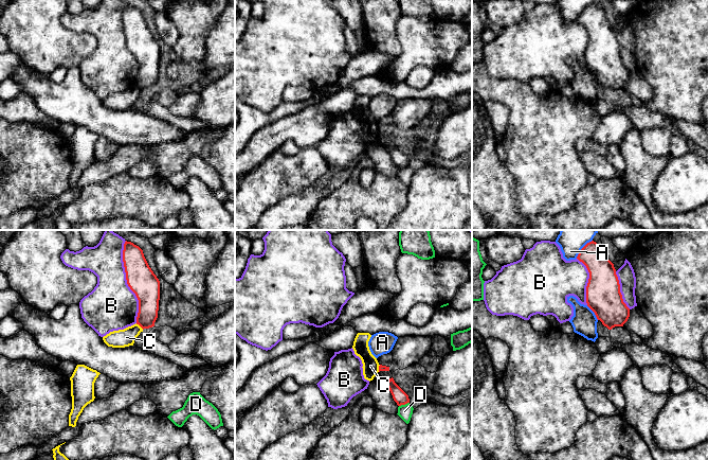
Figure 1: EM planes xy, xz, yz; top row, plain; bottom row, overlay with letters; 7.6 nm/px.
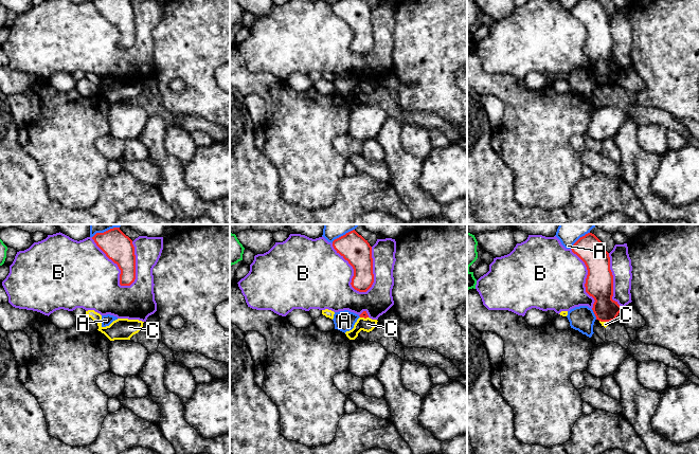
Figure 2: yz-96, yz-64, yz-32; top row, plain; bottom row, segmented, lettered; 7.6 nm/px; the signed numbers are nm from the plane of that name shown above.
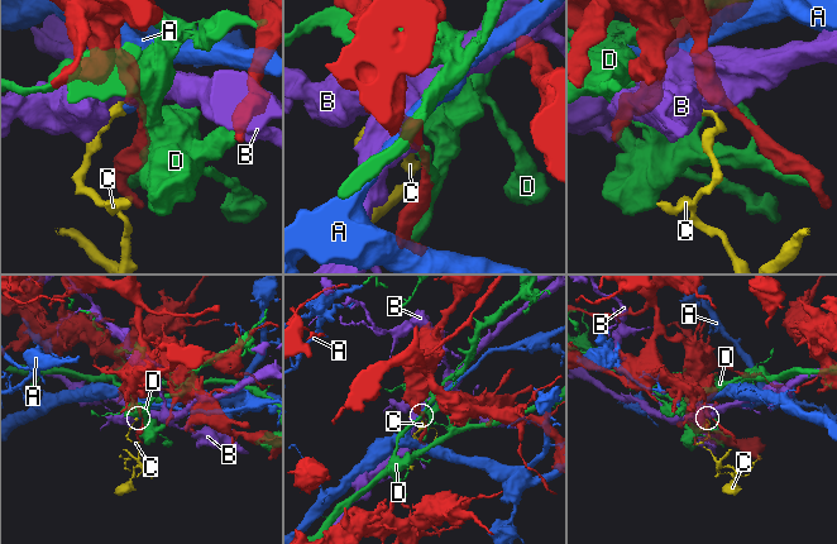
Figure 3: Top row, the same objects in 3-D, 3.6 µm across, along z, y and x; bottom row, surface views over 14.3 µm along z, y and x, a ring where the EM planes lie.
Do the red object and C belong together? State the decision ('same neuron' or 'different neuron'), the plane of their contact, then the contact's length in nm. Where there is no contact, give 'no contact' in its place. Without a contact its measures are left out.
different neuron | xy | 80 nm

